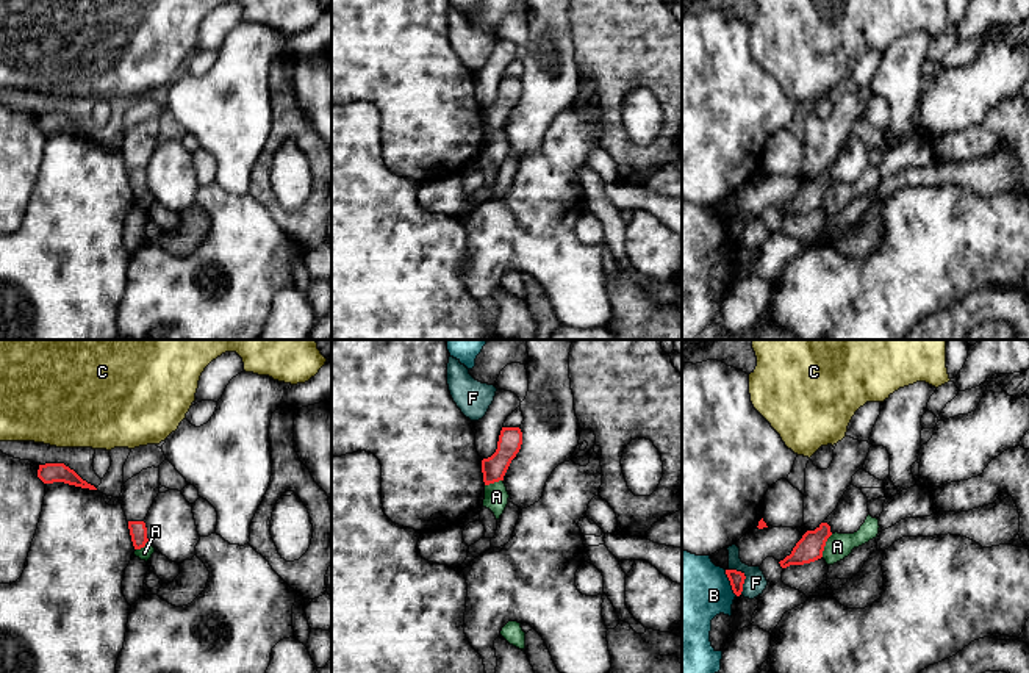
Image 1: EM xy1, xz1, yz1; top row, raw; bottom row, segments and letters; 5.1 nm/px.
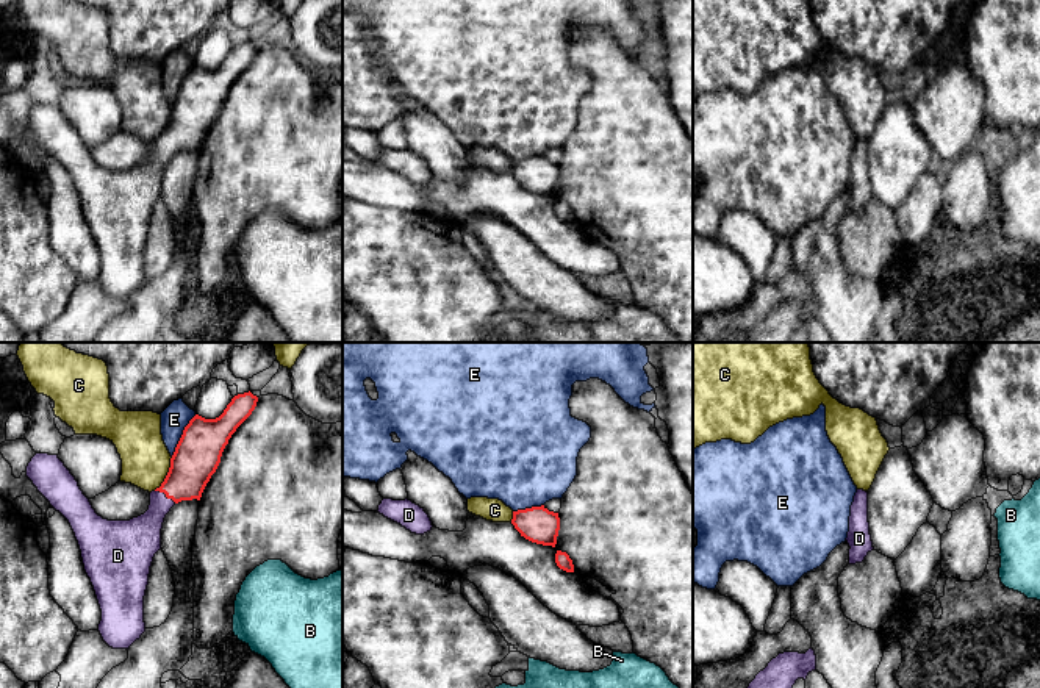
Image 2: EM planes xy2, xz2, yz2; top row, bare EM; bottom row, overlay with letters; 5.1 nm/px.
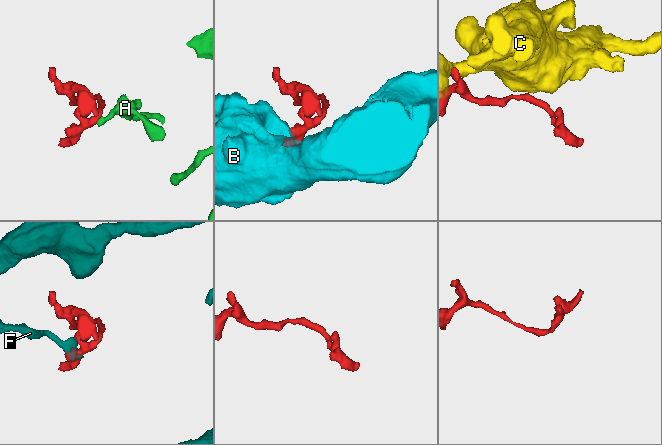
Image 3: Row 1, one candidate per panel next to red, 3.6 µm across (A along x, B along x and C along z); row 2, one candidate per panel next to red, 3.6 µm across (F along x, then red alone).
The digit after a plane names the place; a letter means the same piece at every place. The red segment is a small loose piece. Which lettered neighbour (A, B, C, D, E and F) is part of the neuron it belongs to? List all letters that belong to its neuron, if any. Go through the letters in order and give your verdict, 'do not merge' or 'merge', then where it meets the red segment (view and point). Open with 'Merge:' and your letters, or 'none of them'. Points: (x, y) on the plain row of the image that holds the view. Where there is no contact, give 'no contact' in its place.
Merge: D
A: do not merge | yz1 (824, 194)
B: do not merge | yz1 (731, 232)
C: do not merge | xy2 (168, 124)
D: merge | xy2 (166, 146)
E: do not merge | xy2 (182, 85)
F: do not merge | yz1 (745, 227)

